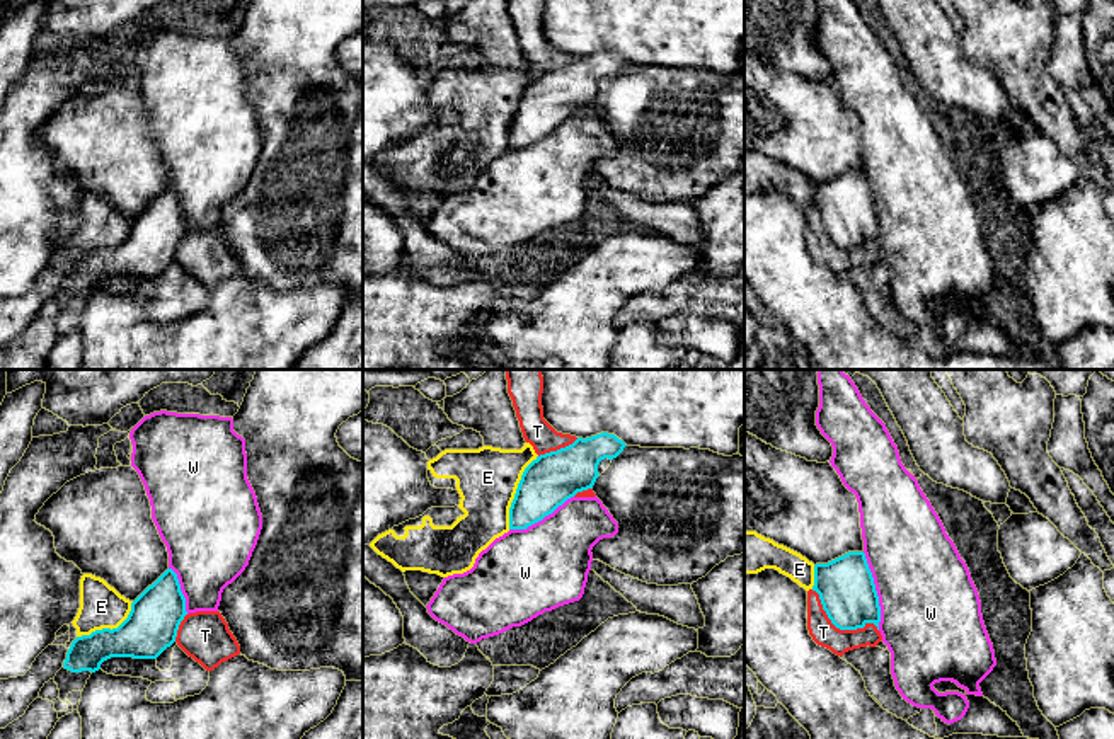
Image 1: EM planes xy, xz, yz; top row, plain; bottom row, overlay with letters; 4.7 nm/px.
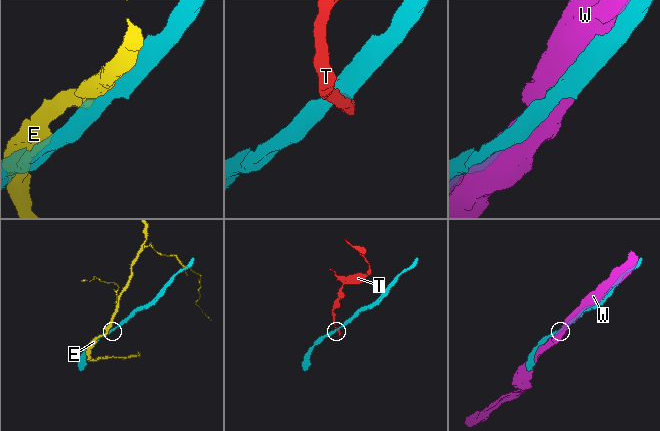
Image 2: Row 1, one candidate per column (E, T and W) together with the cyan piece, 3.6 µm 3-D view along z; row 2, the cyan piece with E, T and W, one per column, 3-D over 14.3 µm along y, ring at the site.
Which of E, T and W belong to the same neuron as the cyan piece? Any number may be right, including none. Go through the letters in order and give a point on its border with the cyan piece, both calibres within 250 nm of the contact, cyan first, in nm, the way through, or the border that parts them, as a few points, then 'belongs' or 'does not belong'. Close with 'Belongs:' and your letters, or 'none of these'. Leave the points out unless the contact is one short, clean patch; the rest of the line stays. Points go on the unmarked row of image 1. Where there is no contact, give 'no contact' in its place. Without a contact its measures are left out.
E: meets cyan in xz at (516, 111); 240 nm thick on the cyan side, 280 nm on the other; does not belong
T: meets cyan in yz at (838, 246); 260 nm thick on the cyan side, 120 nm on the other; does not belong
W: meets cyan in yz at (876, 210); 260 nm thick on the cyan side, 460 nm on the other; belongs
Belongs: W

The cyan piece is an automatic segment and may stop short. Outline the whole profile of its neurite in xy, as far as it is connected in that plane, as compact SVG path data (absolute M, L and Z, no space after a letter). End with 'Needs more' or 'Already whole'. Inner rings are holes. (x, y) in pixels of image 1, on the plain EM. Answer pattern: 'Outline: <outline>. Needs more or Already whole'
Outline: M160 29L145 34L131 48L129 58L131 85L138 90L150 117L152 138L169 170L169 187L131 221L128 237L118 247L95 249L72 261L63 281L72 291L95 291L111 276L157 278L175 261L186 233L218 230L223 208L249 184L262 148L262 133L247 97L245 58L233 49L232 36Z. Needs more

